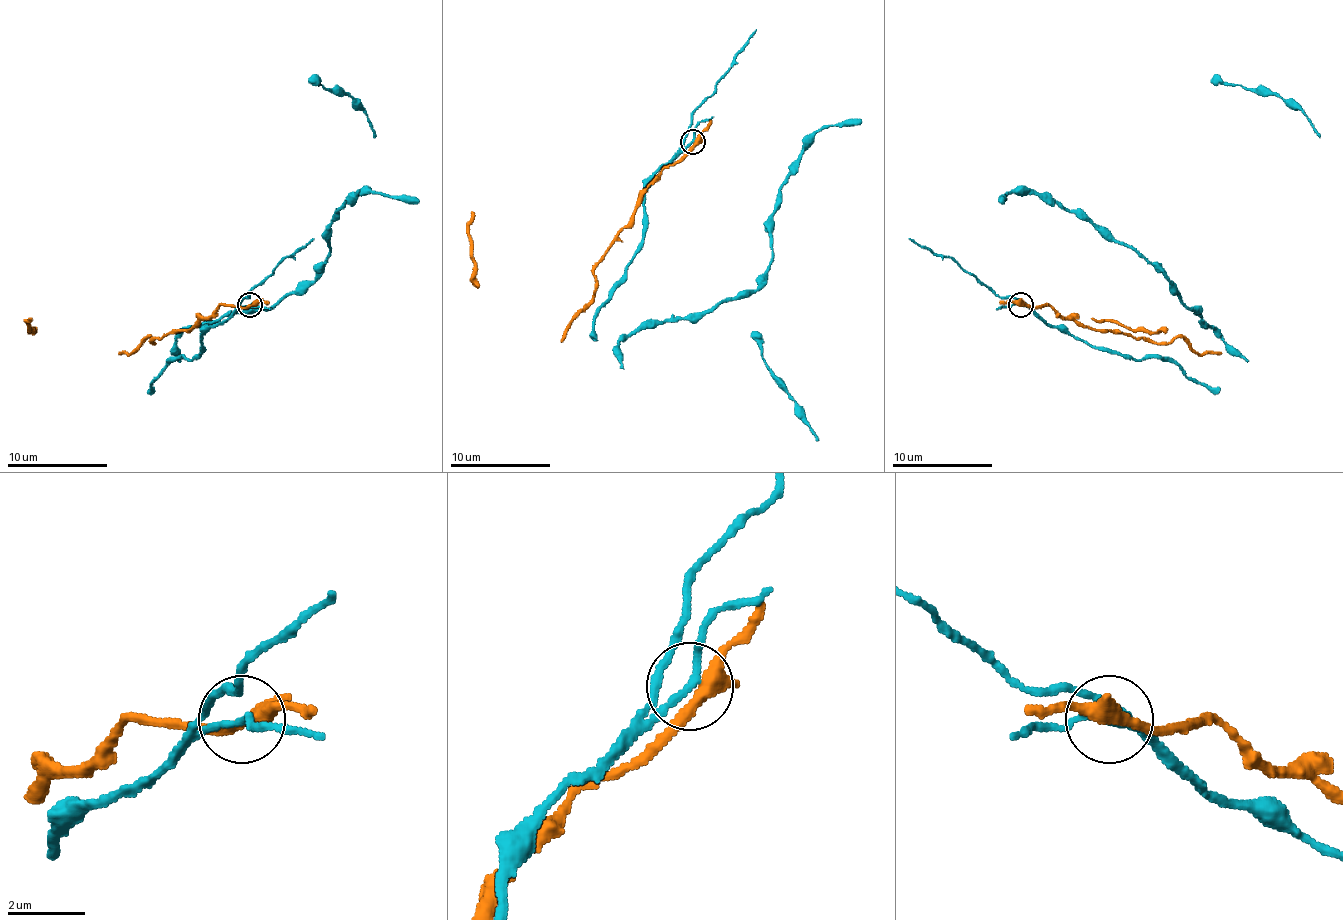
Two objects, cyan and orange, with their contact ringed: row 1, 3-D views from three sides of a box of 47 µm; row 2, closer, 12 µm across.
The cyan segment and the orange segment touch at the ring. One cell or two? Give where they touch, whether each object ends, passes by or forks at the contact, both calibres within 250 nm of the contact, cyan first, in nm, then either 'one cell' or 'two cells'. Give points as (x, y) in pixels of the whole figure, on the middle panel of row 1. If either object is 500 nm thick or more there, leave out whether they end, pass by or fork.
place (692, 141); cyan passes by; orange forks; calibres 160 and 320 nm; two cells

